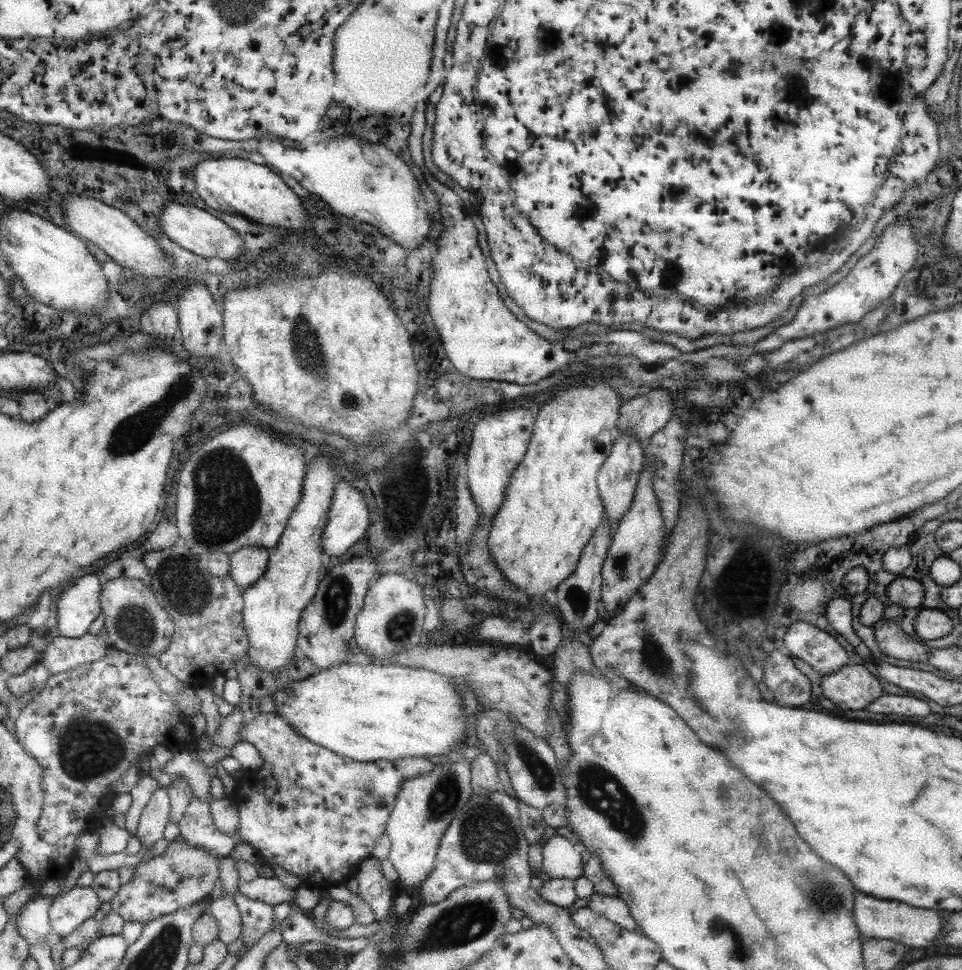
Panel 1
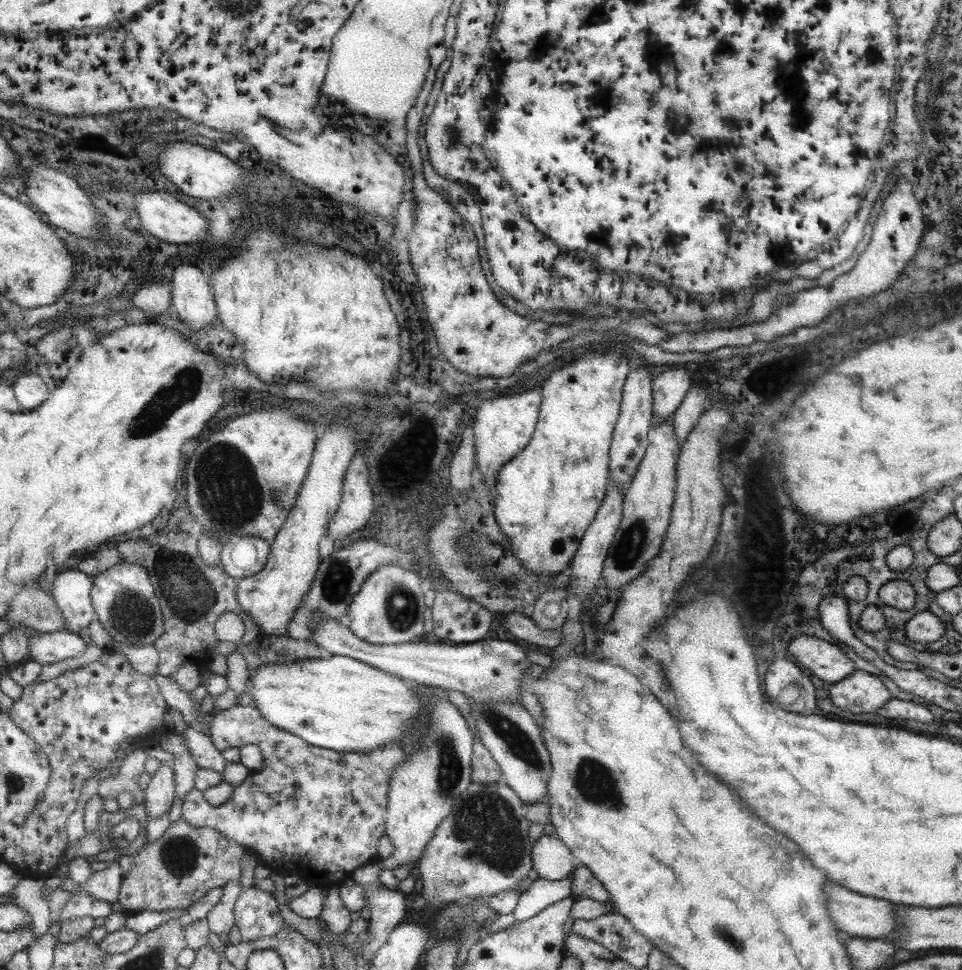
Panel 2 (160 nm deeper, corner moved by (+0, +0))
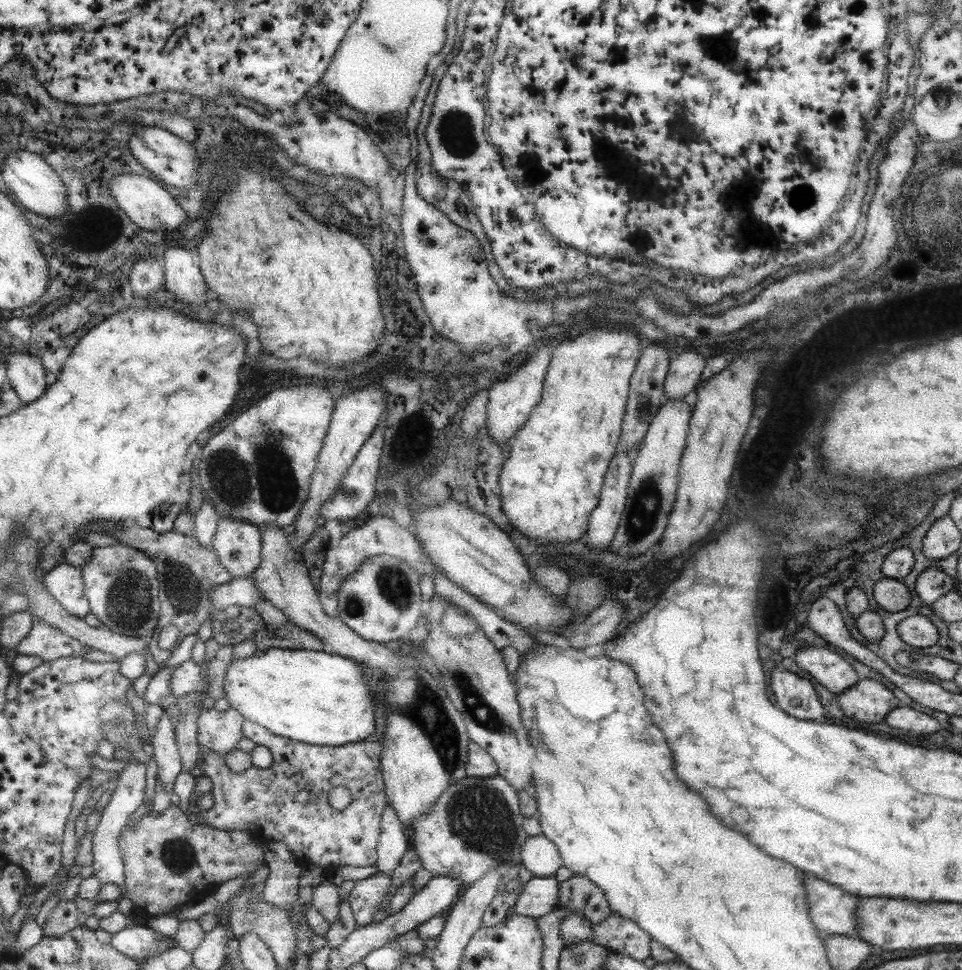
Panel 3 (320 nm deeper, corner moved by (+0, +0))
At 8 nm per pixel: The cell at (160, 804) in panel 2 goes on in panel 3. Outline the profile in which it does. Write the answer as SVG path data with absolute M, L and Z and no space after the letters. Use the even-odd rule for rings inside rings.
M163 713L156 725L152 746L155 748L158 778L165 786L165 792L172 793L177 776L183 773L183 758L177 744L176 726L169 714Z

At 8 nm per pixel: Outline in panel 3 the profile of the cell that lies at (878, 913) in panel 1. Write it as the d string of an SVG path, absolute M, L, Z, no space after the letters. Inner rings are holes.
M804 873L802 880L809 901L809 917L819 937L852 934L857 927L854 912L857 911L859 897L819 880L811 873Z

